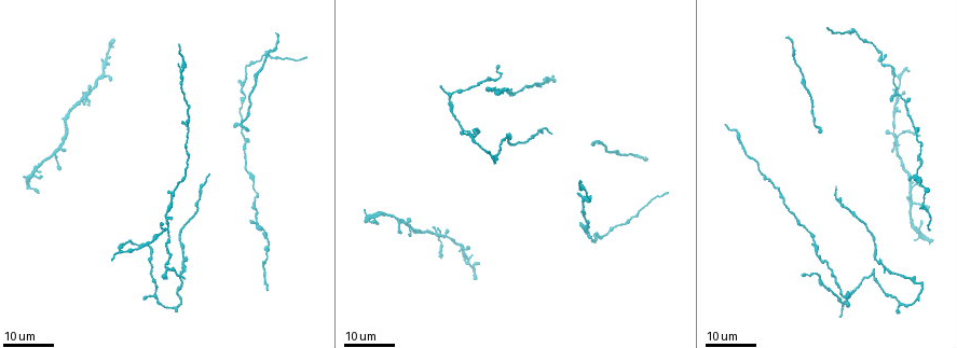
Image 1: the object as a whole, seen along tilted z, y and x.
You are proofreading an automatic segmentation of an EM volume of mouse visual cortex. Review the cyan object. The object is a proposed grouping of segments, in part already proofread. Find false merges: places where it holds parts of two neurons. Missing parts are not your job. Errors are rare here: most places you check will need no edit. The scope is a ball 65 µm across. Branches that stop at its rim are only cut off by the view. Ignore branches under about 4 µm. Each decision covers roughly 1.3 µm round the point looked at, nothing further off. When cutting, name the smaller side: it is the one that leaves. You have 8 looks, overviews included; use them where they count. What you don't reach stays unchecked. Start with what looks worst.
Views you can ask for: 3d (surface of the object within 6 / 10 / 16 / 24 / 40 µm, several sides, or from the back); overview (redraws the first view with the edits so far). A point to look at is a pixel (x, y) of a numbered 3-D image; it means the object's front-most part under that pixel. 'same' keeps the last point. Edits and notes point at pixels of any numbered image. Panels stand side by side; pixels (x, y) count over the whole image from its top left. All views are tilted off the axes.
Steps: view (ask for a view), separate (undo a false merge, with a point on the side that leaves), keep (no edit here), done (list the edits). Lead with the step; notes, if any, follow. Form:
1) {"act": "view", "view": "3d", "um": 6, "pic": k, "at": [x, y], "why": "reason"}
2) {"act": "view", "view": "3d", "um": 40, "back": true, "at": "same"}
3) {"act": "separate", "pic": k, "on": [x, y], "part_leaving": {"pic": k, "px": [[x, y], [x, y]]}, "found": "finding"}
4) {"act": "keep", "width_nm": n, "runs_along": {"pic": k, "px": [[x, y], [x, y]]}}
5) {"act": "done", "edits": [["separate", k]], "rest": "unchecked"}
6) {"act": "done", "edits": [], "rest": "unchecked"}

{"act": "view", "view": "3d", "um": 16, "pic": 1, "at": [441, 236], "why": "four-way junction"}

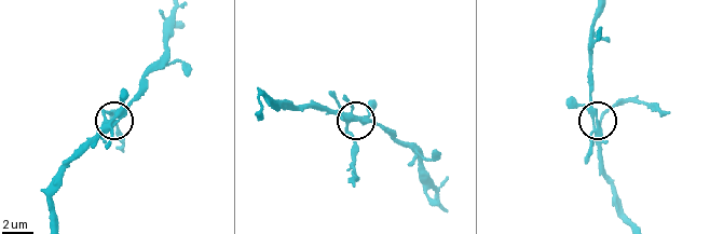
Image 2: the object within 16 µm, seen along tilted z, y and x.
{"act": "view", "view": "3d", "um": 6, "pic": 2, "at": [597, 124], "why": "zoom in"}

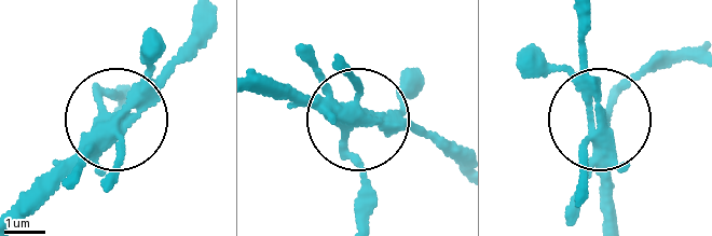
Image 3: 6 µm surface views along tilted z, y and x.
{"act": "keep", "runs_along": {"pic": 3, "px": [[615, 216], [604, 110], [661, 53]]}, "found": "all the same neuron"}

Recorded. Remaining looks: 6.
{"act": "view", "view": "3d", "um": 24, "pic": 1, "at": [881, 60], "why": "three-way junction"}

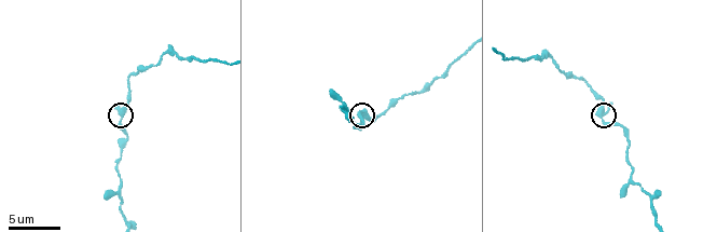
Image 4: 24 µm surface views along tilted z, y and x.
{"act": "view", "view": "3d", "um": 6, "pic": 4, "at": [598, 111], "why": "zoom in"}

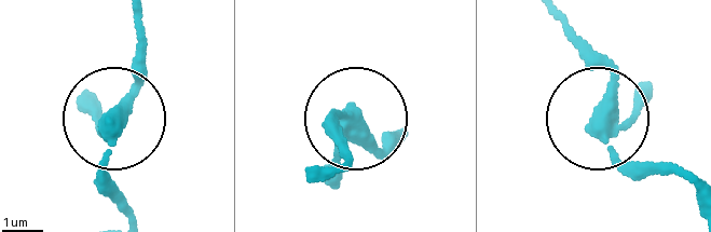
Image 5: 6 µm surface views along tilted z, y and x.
{"act": "keep", "found": "one neuron here"}

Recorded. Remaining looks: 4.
{"act": "view", "view": "3d", "um": 24, "pic": 1, "at": [171, 194], "why": "a fork"}

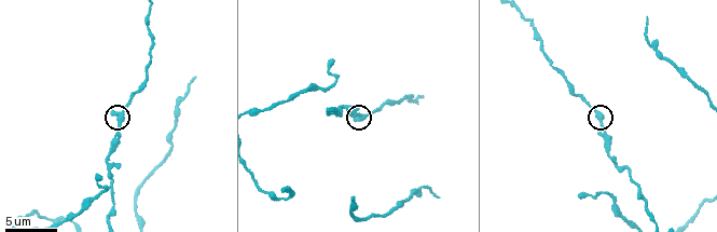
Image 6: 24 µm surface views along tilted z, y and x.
{"act": "view", "view": "3d", "um": 10, "pic": 6, "at": [599, 113]}

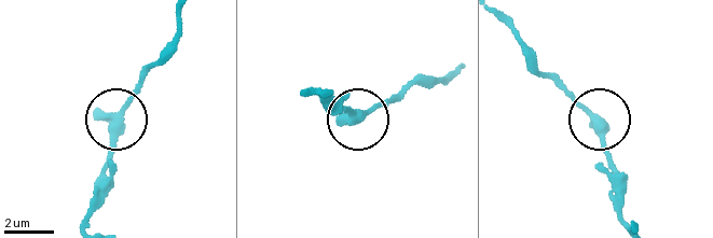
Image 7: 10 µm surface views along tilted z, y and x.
{"act": "keep", "found": "all the same neuron"}

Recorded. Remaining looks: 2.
{"act": "view", "view": "3d", "um": 24, "pic": 1, "at": [105, 74], "why": "three arms meet"}

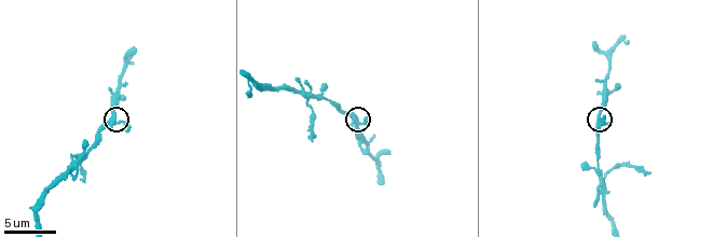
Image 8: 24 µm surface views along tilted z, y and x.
{"act": "view", "view": "3d", "um": 6, "pic": 8, "at": [356, 121]}

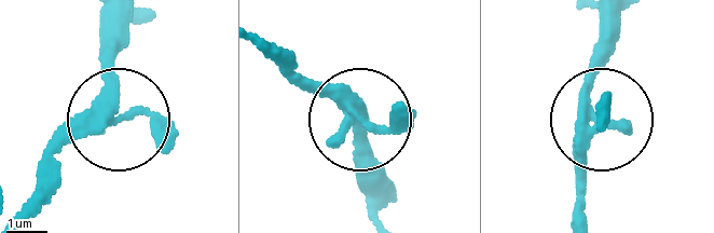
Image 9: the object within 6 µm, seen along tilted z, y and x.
{"act": "keep", "runs_along": {"pic": 9, "px": [[578, 222], [598, 24]]}, "found": "one neuron here"}

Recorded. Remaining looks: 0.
{"act": "done", "edits": [], "rest": "unchecked"}

